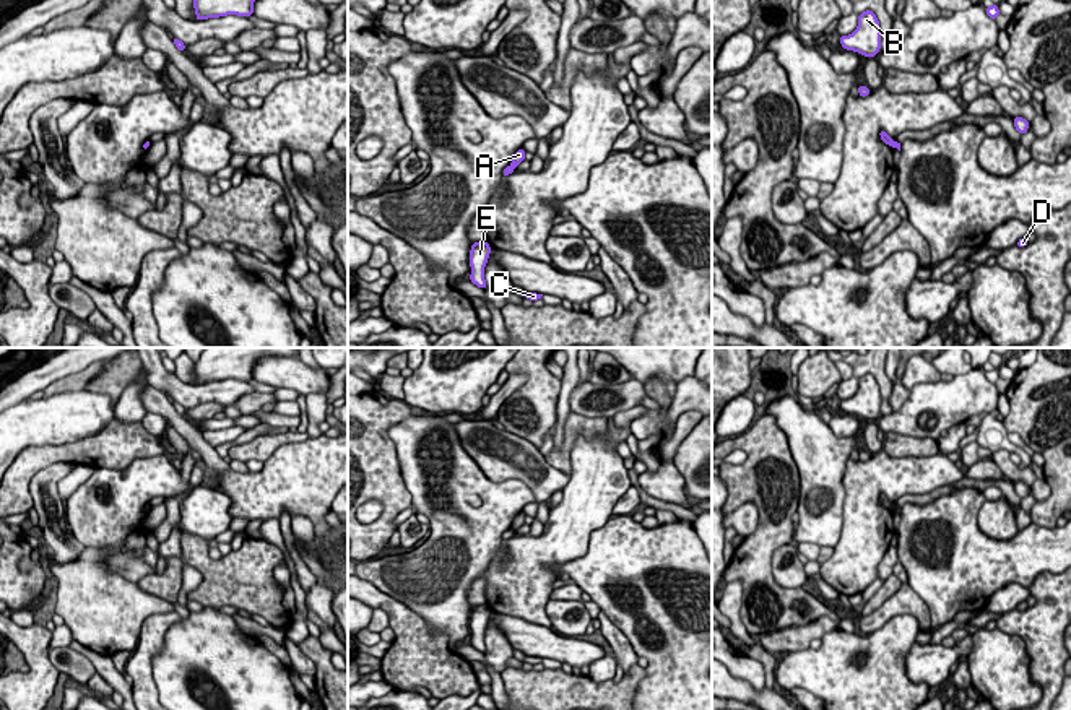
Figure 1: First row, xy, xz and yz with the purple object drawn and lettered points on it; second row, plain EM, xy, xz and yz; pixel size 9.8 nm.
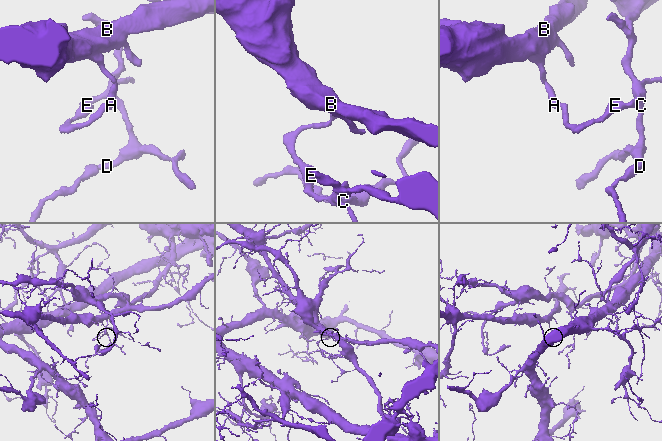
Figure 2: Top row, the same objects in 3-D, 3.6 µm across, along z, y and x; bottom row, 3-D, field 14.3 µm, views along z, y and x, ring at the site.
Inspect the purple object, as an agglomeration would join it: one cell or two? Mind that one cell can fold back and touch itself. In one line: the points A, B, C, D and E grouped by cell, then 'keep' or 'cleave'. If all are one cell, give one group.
A B / C D E; cleave

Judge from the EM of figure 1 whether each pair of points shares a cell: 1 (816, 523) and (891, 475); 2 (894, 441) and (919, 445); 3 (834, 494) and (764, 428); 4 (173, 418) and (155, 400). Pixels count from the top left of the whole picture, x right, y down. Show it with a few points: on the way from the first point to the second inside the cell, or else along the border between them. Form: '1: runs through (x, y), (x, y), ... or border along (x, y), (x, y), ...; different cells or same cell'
1: border along (847, 468), (844, 476), (844, 525), (836, 543); different cells
2: runs through (901, 445), (912, 445); same cell
3: border along (774, 419), (785, 436), (802, 491); different cells
4: runs through (168, 413), (160, 405); same cell

